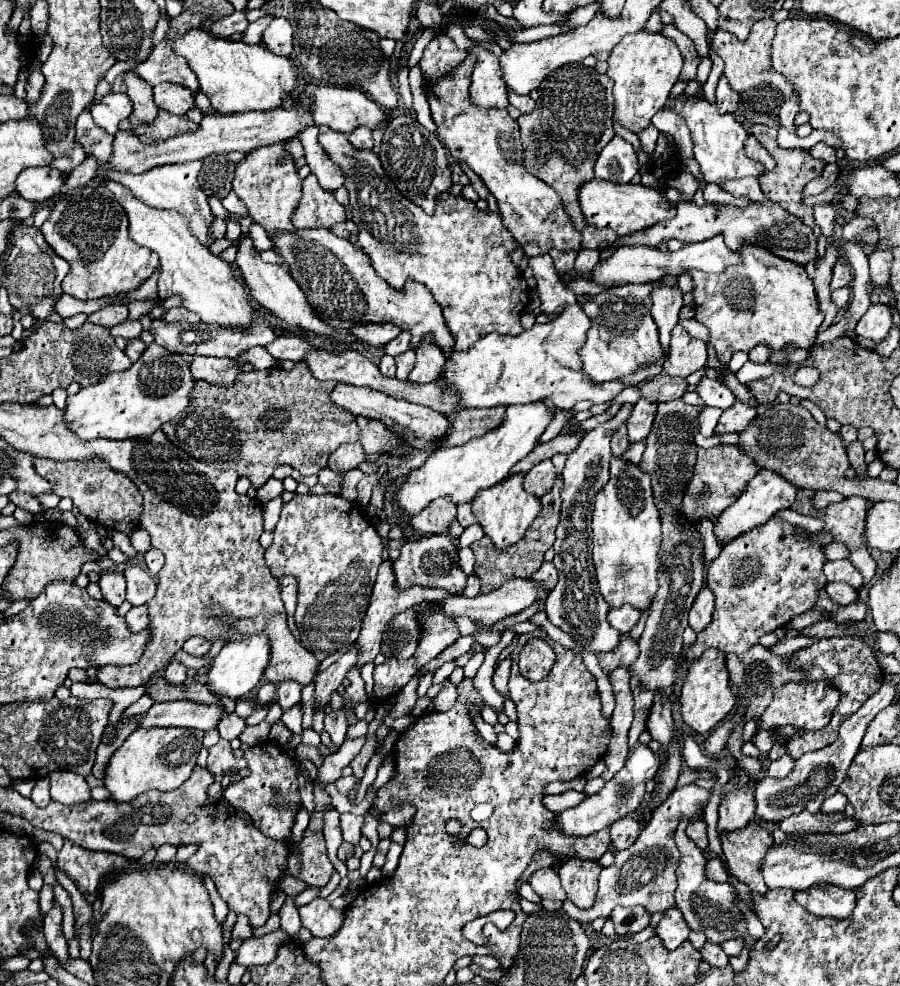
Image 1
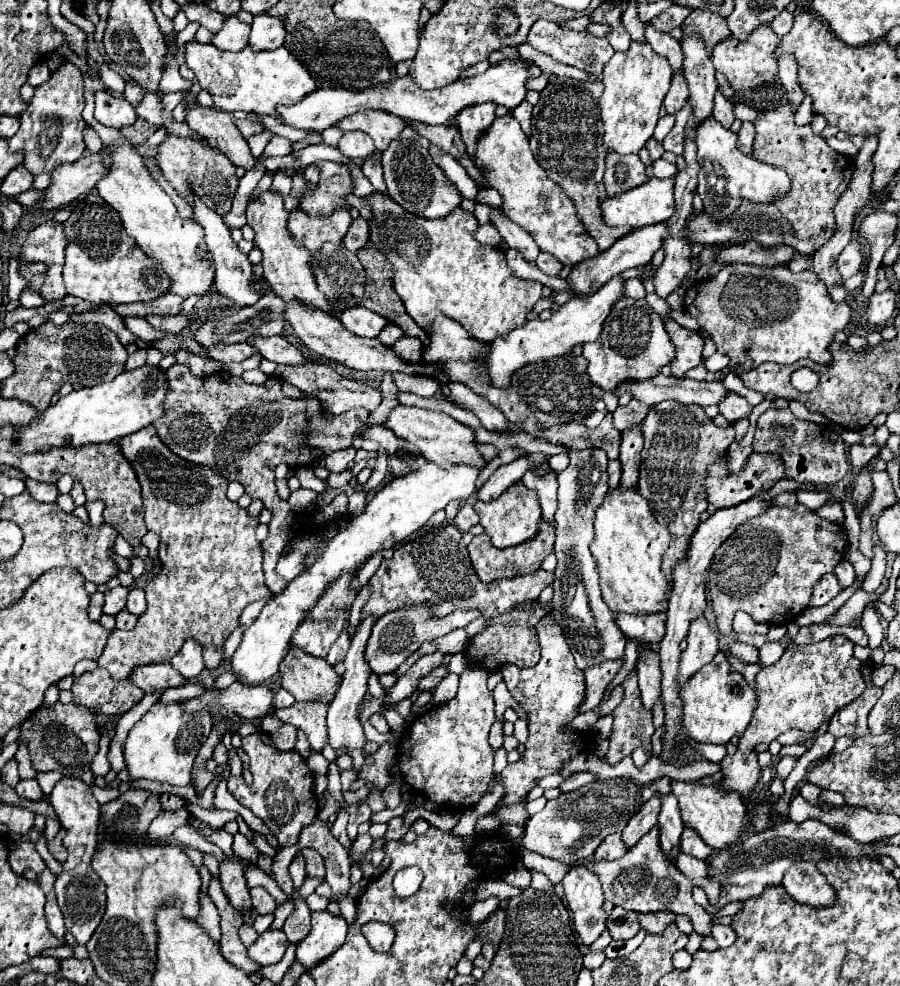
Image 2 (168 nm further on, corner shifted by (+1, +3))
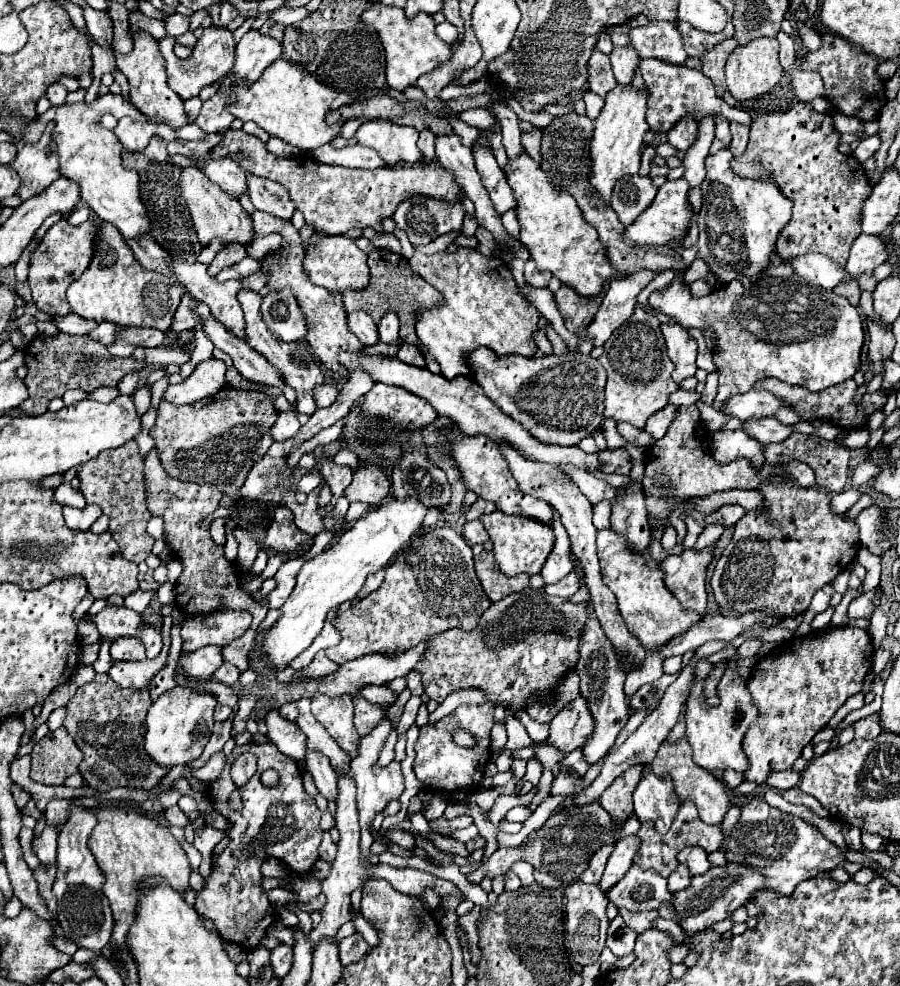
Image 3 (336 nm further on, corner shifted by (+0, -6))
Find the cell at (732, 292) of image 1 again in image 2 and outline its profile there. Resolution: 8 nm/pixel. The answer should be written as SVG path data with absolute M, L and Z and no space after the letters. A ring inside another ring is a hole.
M733 264L729 272L719 272L709 280L695 281L686 290L684 302L687 302L687 312L715 340L717 350L721 354L727 354L731 358L731 364L739 364L739 372L757 368L763 362L793 364L801 358L829 364L831 354L827 346L831 344L835 332L843 330L851 318L849 306L845 302L833 304L825 284L813 270L805 270L793 276L787 266L765 268ZM783 276L809 282L809 306L797 294L801 292L799 288L779 284Z

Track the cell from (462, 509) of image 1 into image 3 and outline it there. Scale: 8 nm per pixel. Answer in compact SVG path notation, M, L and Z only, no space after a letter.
M468 521L464 525L464 537L470 545L476 545L476 543L486 543L488 541L488 533L484 529L484 525L480 521Z

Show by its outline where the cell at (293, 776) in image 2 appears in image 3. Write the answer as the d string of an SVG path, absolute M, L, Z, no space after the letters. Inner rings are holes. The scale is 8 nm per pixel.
M248 743L246 749L258 757L258 769L244 787L236 787L230 777L230 765L244 751L244 745L234 747L234 751L226 757L222 775L208 785L208 797L214 801L214 809L230 821L230 853L212 855L212 871L206 877L204 887L196 893L194 909L216 925L224 941L236 945L240 943L250 951L262 945L266 929L276 921L272 903L268 901L268 895L262 887L262 863L266 859L278 859L286 863L292 873L310 873L314 863L318 861L318 845L322 841L322 829L318 823L322 813L316 807L314 799L304 791L302 771L292 759L282 755L272 743ZM266 769L278 771L278 785L262 785L260 775ZM234 789L240 789L244 801L244 809L240 813L228 809L228 797Z

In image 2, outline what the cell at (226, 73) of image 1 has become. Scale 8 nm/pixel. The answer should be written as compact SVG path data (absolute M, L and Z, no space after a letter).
M193 40L185 44L185 64L195 72L199 86L213 96L213 106L231 114L235 110L275 114L277 104L291 106L319 86L315 76L311 76L311 72L305 70L301 62L283 46L259 52L245 46L241 52L225 52L217 50L213 44L199 44Z

